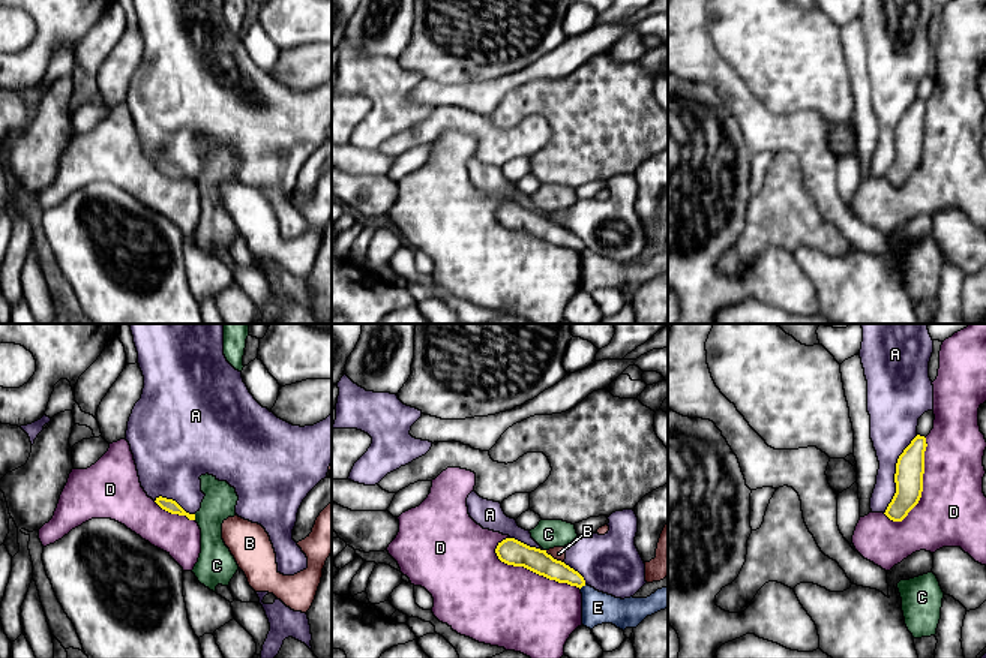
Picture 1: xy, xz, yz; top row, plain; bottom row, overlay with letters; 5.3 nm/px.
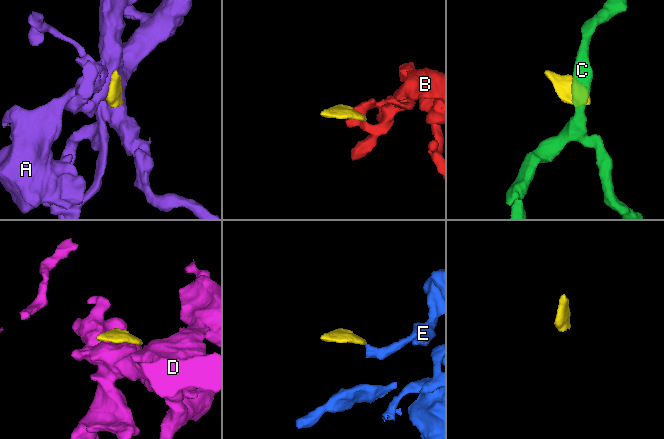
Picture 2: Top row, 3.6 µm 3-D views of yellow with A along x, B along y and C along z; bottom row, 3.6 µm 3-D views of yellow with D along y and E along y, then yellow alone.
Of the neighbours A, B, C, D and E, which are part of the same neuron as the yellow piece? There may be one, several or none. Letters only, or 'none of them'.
none of them

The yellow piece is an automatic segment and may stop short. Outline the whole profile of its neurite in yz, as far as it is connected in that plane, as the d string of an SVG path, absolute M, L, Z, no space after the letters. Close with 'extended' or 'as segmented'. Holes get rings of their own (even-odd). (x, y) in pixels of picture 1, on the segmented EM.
M917 435L897 459L896 493L884 513L893 522L902 522L921 498L926 447L926 438Z; as segmented

